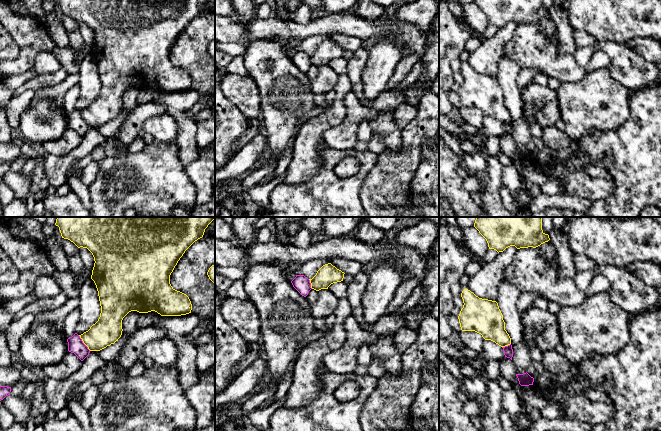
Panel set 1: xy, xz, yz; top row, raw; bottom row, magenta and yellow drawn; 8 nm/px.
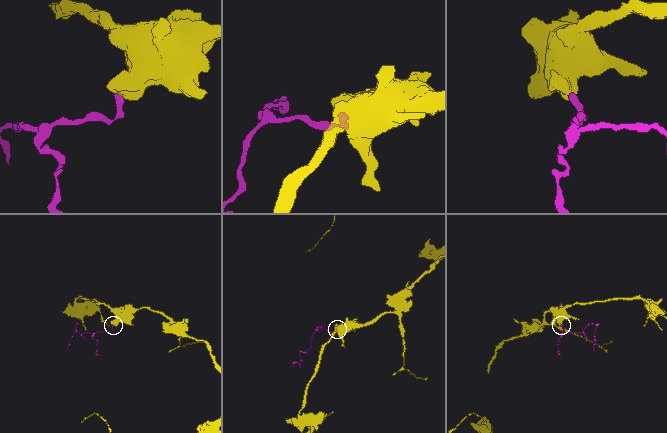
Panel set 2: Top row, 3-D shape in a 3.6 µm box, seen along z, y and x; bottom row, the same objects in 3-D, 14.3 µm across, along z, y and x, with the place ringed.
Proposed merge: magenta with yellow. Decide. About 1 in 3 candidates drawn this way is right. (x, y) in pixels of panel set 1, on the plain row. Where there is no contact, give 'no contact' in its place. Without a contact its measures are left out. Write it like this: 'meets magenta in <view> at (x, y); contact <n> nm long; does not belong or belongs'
meets magenta in xy at (83, 119); contact 160 nm long; does not belong

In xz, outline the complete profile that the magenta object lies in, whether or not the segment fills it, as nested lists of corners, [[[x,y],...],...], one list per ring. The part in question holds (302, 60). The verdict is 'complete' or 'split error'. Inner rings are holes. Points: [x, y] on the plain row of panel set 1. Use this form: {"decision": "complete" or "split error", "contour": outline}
{"decision": "complete", "contour": [[[296,51],[291,59],[293,63],[304,73],[306,73],[312,65],[310,56],[304,51]]]}

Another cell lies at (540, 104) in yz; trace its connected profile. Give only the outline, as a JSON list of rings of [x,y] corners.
[[[531,82],[522,89],[523,114],[527,124],[537,122],[542,128],[556,126],[561,120],[556,90]]]

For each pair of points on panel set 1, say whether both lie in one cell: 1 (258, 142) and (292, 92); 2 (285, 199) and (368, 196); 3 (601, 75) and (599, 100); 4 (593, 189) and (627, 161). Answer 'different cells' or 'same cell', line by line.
1: different cells
2: different cells
3: same cell
4: different cells

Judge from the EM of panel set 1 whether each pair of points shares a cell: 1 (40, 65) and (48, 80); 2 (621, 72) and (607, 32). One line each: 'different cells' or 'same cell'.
1: different cells
2: different cells

